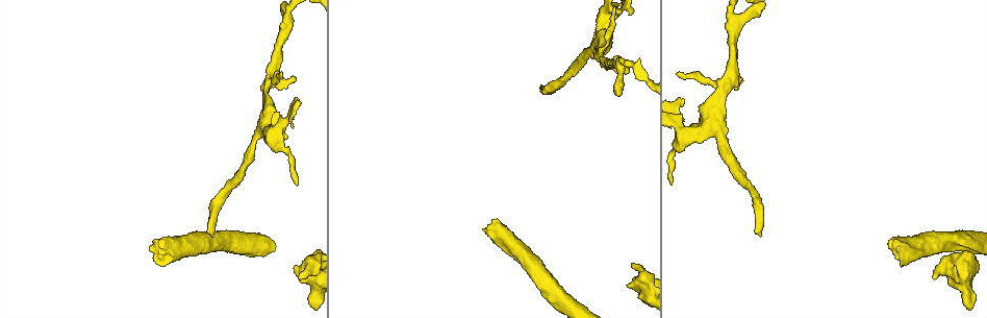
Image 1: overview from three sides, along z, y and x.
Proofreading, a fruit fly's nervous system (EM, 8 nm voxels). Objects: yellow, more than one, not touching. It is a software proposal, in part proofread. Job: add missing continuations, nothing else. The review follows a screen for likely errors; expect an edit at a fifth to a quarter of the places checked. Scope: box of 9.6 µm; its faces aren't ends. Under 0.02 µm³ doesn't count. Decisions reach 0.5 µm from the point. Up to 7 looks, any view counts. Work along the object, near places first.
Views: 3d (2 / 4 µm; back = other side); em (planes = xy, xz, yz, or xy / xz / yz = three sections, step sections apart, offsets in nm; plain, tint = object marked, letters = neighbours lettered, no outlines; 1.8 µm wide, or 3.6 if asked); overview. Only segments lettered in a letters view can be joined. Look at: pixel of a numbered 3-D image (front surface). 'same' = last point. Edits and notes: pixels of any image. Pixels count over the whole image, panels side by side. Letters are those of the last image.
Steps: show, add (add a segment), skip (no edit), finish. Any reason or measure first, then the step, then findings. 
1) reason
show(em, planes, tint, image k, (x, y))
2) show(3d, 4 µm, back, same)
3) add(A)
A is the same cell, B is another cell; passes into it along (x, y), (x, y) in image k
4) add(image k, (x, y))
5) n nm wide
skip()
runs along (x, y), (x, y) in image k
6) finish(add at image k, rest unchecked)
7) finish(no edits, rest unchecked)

an open end
show(3d, 2 µm, image 1, (211, 235))

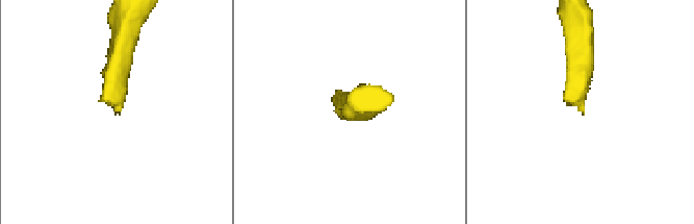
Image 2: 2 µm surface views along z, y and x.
show(em, yz, step 4, letters, image 2, (582, 112))

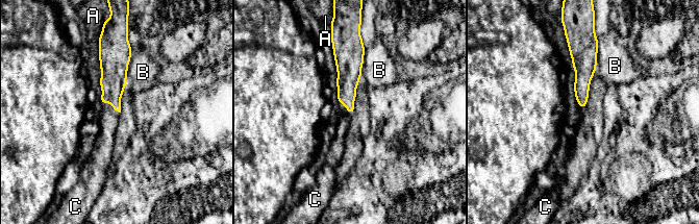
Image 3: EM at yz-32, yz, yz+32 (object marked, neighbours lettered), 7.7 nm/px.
show(em, planes, letters, same)

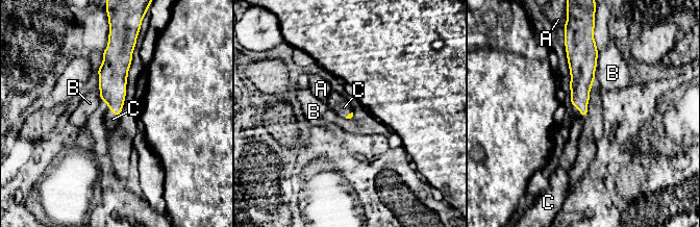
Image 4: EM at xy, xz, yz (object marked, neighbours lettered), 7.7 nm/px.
B touches over 260 nm
add(C)
C is the same cell, A and B are other cells; it goes on there

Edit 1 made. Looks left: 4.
see it whole again
show(overview)

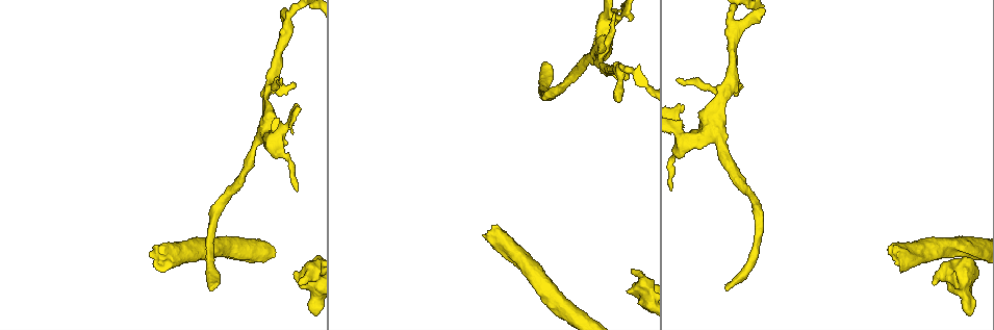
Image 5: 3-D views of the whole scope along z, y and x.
show(3d, 4 µm, image 5, (544, 64))

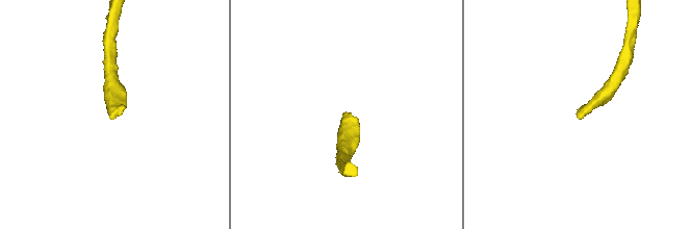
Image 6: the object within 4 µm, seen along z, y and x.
show(em, xy, step 8, letters, image 6, (345, 115))

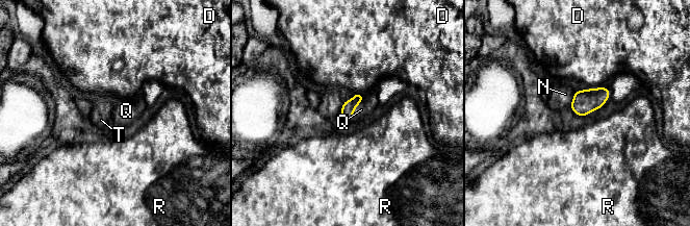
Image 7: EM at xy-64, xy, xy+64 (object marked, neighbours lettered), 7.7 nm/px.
add(Q)
Q is the same cell, D, N, R and T are other cells; it goes on there

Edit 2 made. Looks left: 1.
an open end
show(em, xy, step 16, letters, image 5, (160, 247))

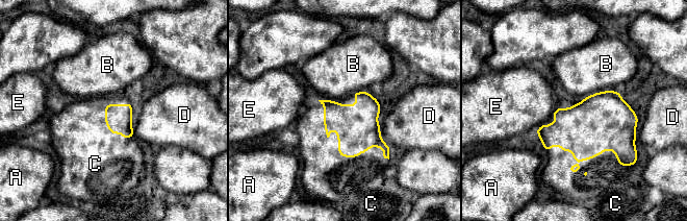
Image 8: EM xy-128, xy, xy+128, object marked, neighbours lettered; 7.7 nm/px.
add(C)
C is the same cell, A, B, D and E are other cells; passes into it along (357, 127), (338, 147), (328, 177) in image 8; it goes on there

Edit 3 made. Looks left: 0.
finish(add at image 4, add at image 7, add at image 8, rest unchecked)

